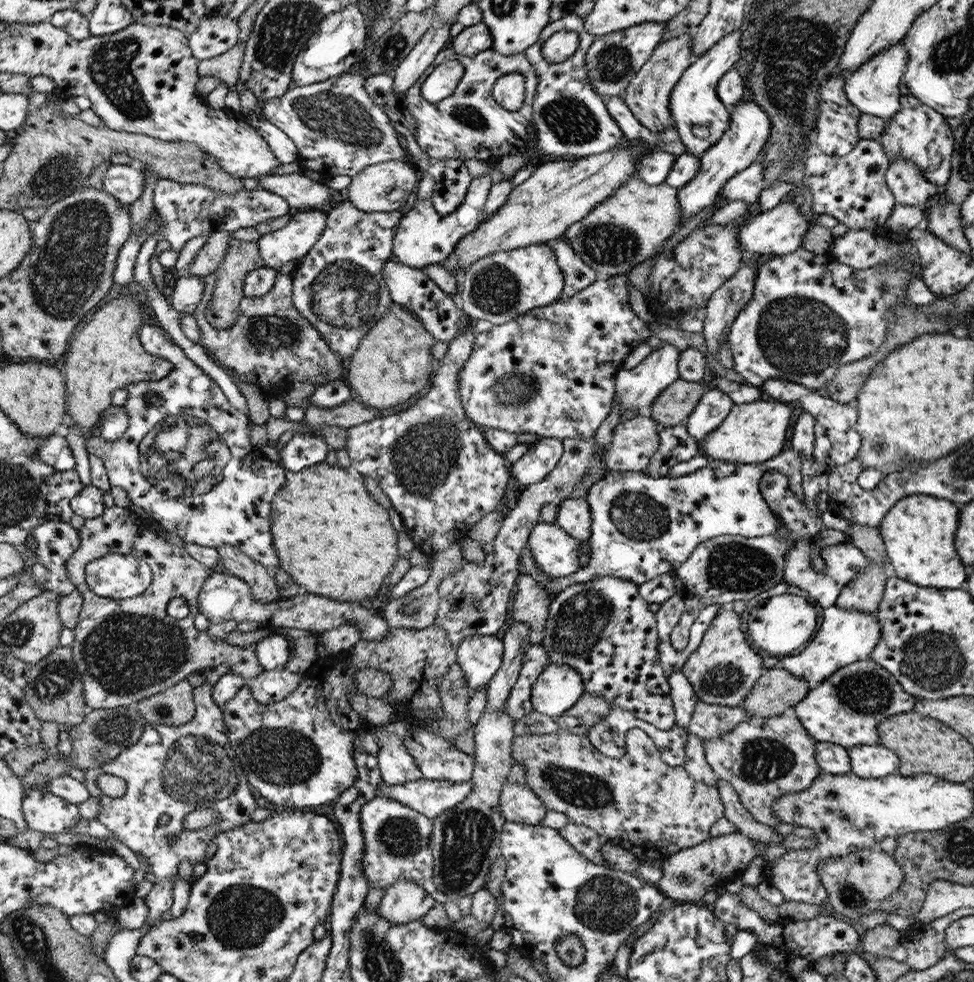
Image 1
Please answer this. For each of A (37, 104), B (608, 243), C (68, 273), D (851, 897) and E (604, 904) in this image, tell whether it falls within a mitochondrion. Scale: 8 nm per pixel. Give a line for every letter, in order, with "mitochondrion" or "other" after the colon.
A: other
B: mitochondrion
C: mitochondrion
D: mitochondrion
E: mitochondrion

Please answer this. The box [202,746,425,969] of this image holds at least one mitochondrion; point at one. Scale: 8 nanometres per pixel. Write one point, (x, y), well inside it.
(236, 916)

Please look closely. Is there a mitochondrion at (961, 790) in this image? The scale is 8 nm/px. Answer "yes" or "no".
no

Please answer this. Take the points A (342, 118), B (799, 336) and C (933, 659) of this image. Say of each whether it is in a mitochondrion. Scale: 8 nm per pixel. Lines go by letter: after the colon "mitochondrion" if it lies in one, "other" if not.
A: mitochondrion
B: mitochondrion
C: mitochondrion

